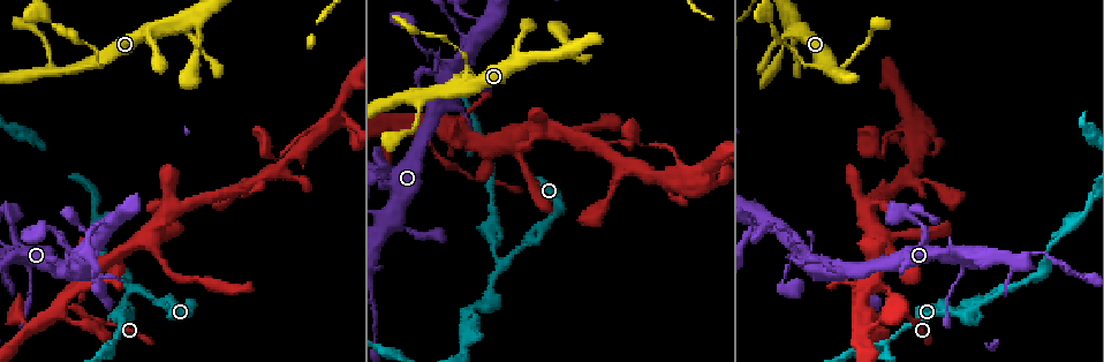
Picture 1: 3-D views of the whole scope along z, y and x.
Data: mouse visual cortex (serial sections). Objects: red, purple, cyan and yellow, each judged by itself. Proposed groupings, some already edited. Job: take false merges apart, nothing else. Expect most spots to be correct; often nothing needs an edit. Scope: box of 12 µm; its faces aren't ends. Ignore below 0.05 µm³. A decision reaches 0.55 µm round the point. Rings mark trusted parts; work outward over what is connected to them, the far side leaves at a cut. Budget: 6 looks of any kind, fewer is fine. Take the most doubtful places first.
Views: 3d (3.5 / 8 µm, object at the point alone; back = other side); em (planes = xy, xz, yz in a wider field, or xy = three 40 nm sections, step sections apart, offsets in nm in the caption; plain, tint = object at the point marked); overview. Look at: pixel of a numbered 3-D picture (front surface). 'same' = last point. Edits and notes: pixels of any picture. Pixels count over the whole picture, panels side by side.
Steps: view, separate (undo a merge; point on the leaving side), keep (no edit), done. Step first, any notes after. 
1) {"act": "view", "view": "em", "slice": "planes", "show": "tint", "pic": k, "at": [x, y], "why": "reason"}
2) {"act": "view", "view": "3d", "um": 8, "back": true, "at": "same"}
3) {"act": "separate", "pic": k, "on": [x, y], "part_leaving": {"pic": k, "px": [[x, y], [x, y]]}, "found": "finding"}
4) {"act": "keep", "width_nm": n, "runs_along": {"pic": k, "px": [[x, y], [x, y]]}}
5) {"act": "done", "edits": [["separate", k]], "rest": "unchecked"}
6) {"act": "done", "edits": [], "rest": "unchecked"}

{"act": "view", "view": "3d", "um": 8, "pic": 1, "at": [502, 260], "why": "a narrow waist"}

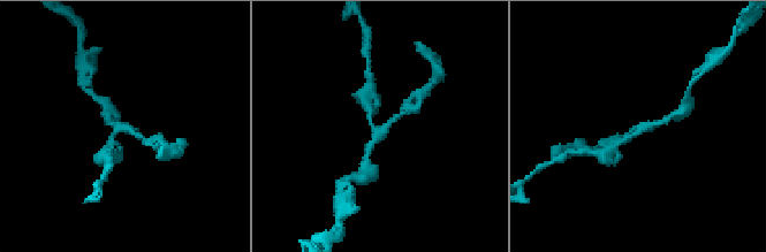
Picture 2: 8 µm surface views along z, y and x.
{"act": "view", "view": "em", "slice": "xy", "step": 2, "show": "tint", "pic": 2, "at": [640, 129], "why": "shape alone is not enough"}

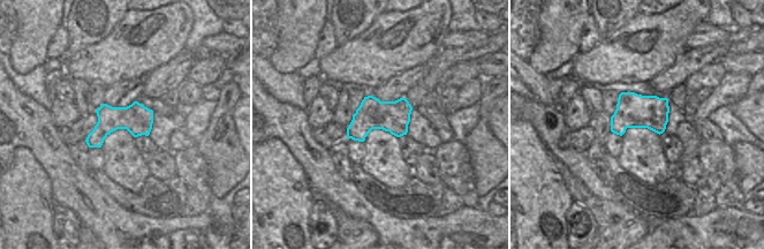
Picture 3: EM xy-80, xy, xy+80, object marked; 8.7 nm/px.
{"act": "keep", "arms": 3, "arm_widths_nm": [150, 200, 200], "runs_along": {"pic": 2, "px": [[145, 140], [120, 128], [111, 145]]}, "found": "one cell here"}

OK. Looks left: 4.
{"act": "view", "view": "3d", "um": 3.5, "pic": 1, "at": [867, 312], "why": "thin arm on a thick one"}

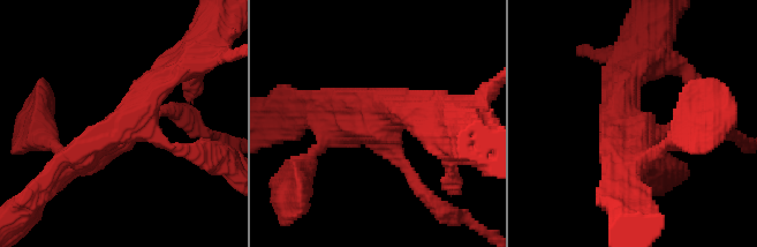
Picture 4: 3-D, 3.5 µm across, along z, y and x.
{"act": "view", "view": "em", "slice": "xy", "step": 5, "show": "tint", "pic": 4, "at": [382, 126], "arms": 4, "arm_widths_nm": [100, 150, 400, 450]}

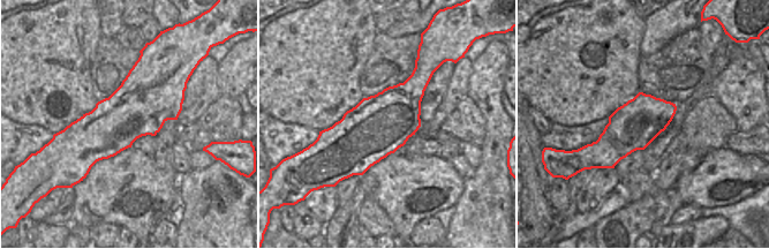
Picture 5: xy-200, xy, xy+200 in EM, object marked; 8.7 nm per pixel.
{"act": "keep", "found": "continuous, no second cell"}

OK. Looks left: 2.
{"act": "view", "view": "3d", "um": 3.5, "pic": 1, "at": [458, 29]}

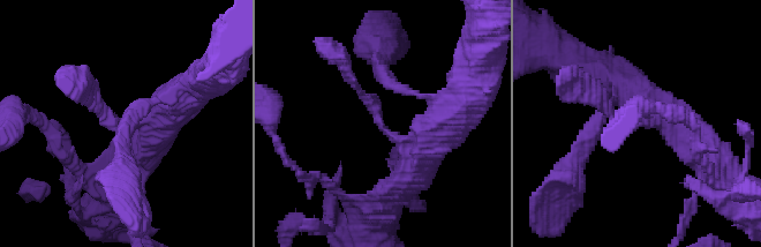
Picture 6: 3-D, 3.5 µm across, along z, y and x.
{"act": "view", "view": "em", "slice": "xy", "step": 2, "show": "tint", "pic": 6, "at": [379, 121]}

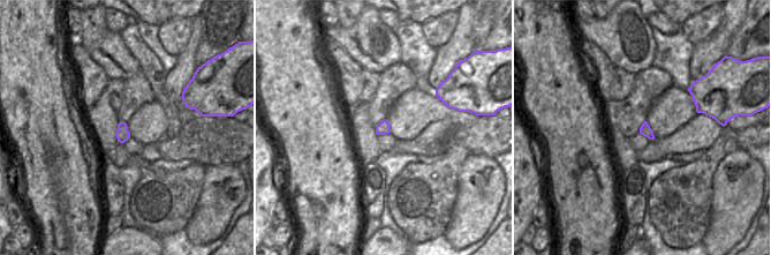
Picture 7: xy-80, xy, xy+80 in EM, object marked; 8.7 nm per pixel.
{"act": "keep", "found": "continuous, no second cell"}

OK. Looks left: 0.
{"act": "done", "edits": [], "rest": "unchecked"}

